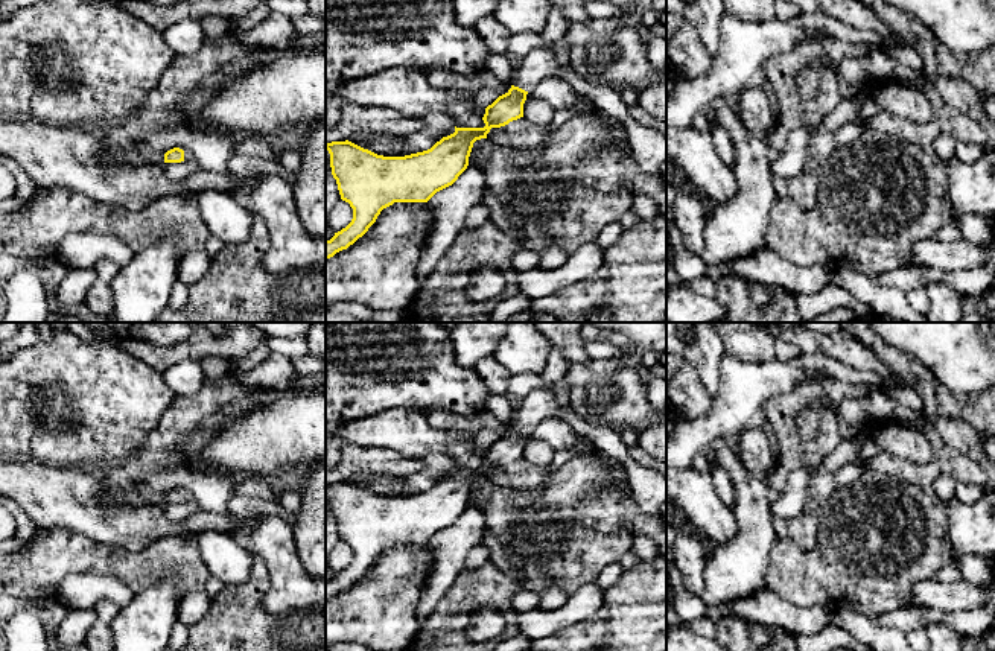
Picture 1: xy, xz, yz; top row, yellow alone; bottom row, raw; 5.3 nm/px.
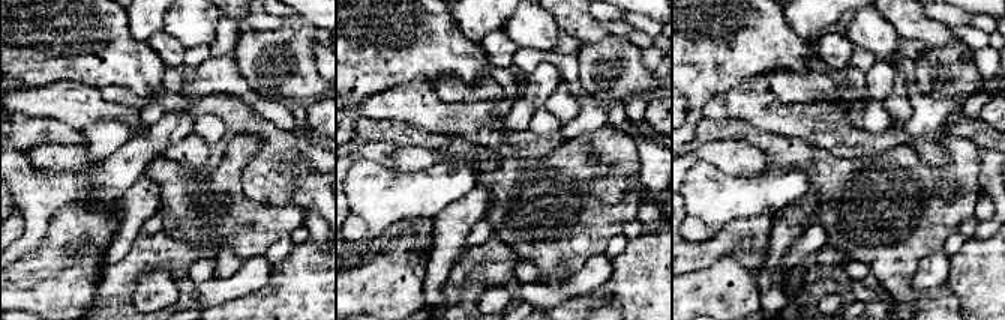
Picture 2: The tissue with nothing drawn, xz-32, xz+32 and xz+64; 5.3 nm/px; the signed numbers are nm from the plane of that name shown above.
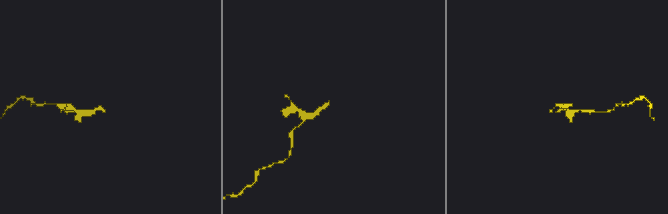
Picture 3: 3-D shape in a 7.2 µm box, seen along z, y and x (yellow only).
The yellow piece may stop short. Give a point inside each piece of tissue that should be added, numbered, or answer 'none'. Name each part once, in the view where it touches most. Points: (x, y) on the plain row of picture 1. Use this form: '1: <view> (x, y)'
1: xz (648, 487)

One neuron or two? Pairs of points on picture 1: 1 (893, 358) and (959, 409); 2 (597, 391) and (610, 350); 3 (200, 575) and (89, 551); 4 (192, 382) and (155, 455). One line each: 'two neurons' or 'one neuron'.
1: one neuron
2: two neurons
3: one neuron
4: two neurons

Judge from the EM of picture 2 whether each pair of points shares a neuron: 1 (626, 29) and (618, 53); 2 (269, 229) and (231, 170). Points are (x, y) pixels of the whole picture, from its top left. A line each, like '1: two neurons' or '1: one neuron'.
1: two neurons
2: one neuron

